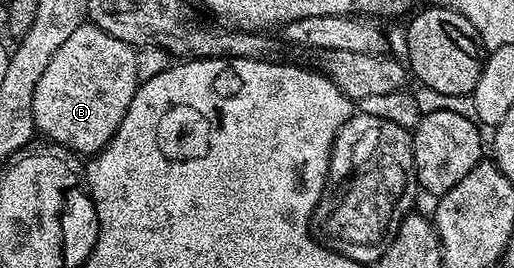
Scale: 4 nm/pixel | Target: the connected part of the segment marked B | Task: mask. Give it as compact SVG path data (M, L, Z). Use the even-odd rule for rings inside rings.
M86 22L81 25L51 58L47 70L43 70L43 78L35 86L35 102L33 103L33 127L49 140L70 148L73 152L101 152L111 142L111 138L119 130L127 110L131 106L131 98L137 92L139 81L136 74L136 51L134 45L123 42L101 28L93 27Z

